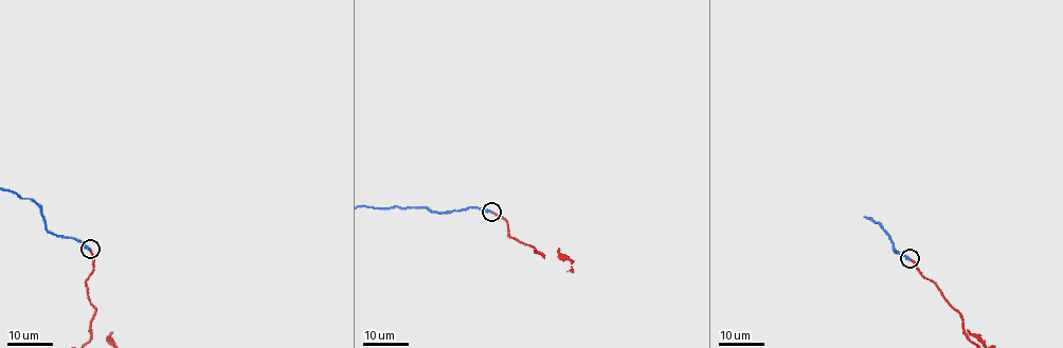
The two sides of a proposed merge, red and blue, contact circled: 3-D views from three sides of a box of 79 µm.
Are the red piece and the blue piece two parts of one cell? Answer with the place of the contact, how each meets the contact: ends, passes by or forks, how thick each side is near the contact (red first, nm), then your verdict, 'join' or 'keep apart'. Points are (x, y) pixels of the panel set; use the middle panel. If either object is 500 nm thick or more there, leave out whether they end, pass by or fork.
place (491, 212); red ends; blue ends; calibres 200 and 280 nm; join

